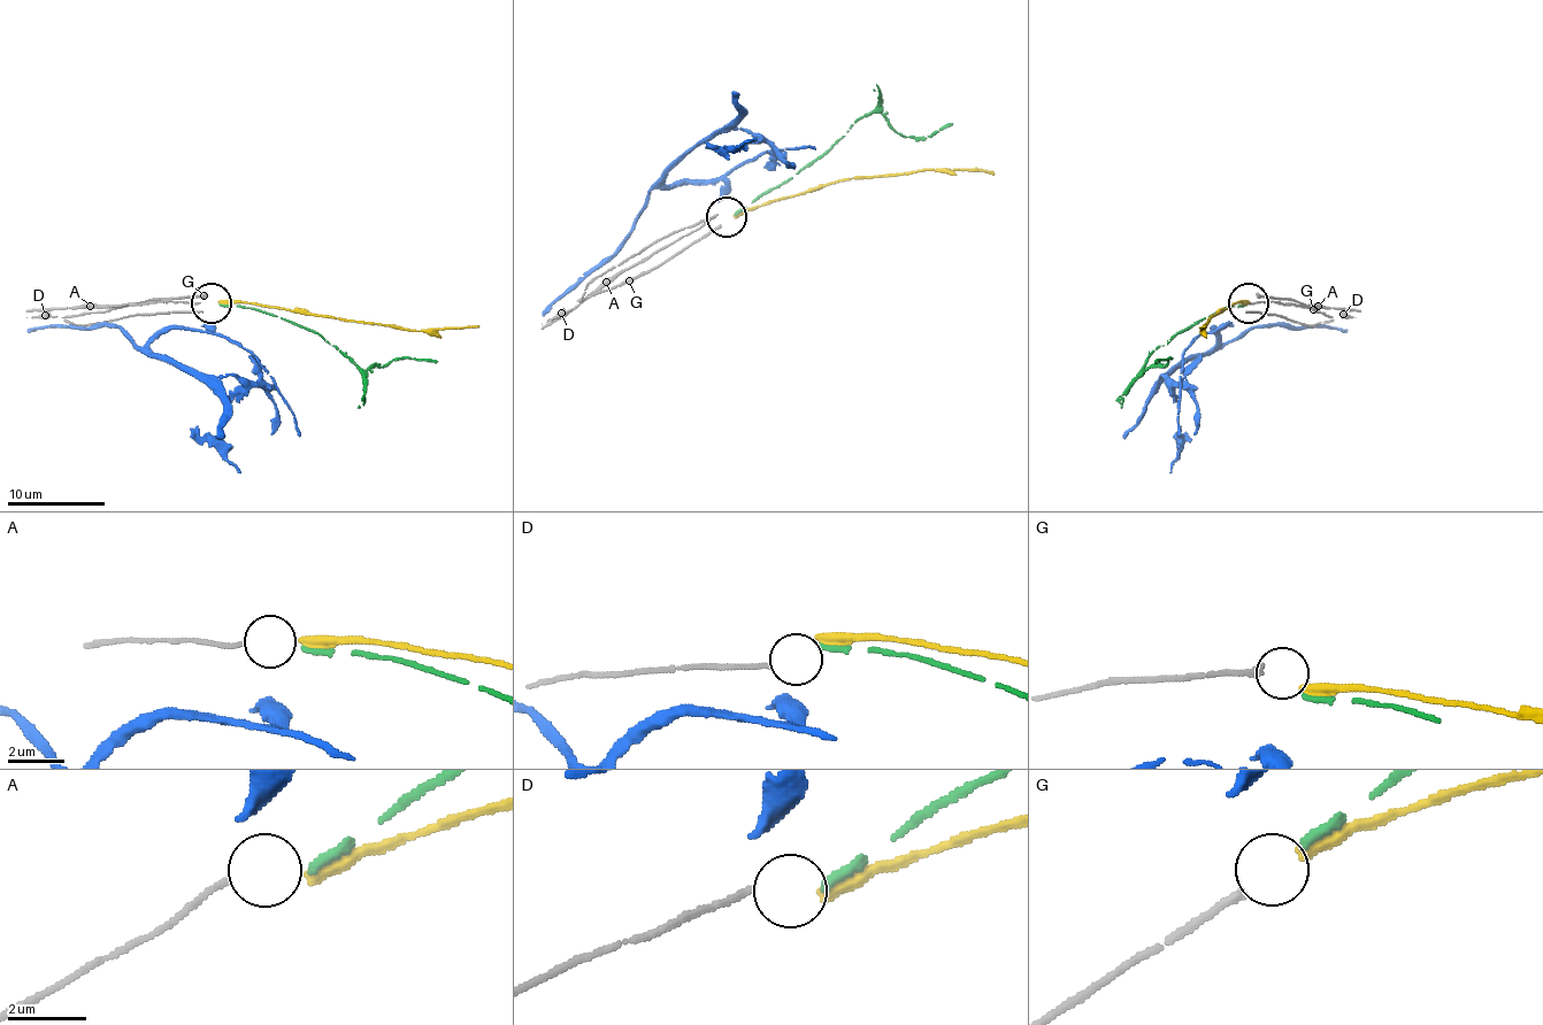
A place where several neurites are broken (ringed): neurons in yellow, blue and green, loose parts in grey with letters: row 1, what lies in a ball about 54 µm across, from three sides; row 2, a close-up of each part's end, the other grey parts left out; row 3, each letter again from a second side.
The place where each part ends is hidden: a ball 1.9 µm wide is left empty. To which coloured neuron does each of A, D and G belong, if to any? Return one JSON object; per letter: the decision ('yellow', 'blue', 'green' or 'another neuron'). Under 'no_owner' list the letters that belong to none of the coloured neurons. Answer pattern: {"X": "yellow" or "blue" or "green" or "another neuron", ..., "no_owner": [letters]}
{"A": "another neuron", "D": "another neuron", "G": "another neuron", "no_owner": ["A", "D", "G"]}

